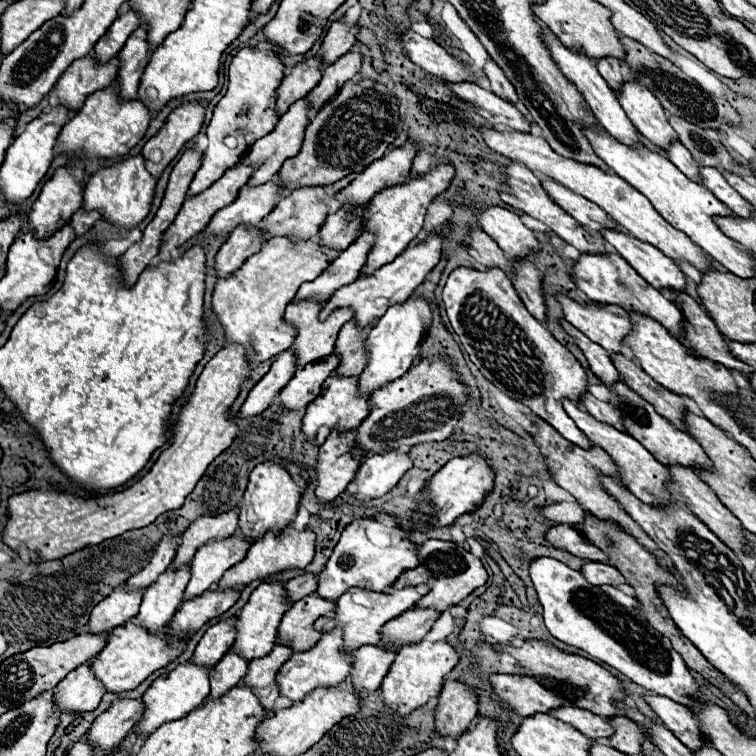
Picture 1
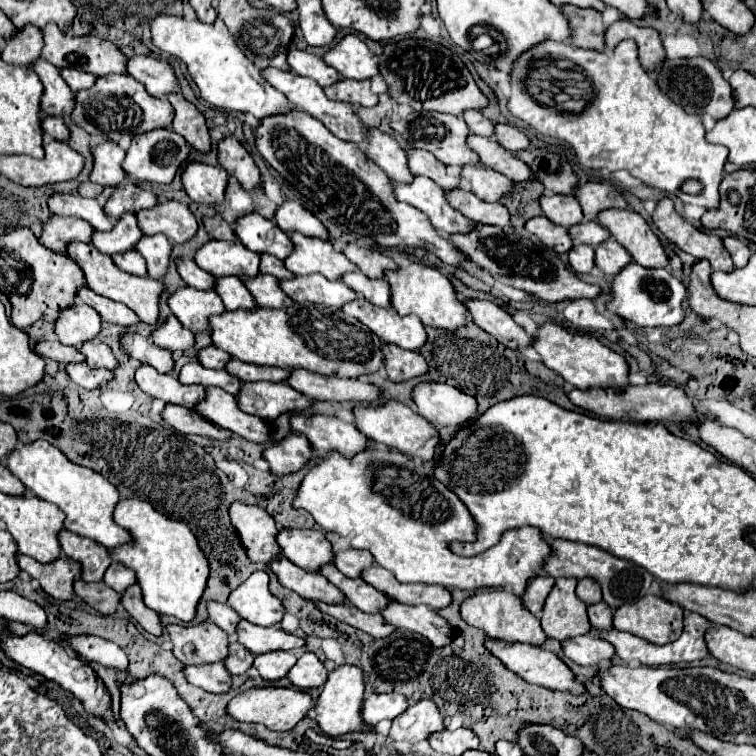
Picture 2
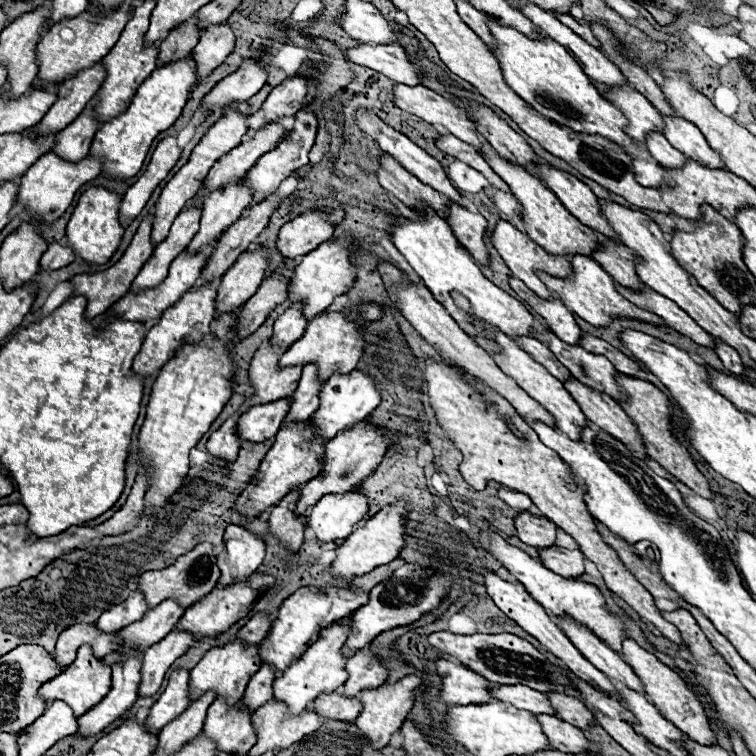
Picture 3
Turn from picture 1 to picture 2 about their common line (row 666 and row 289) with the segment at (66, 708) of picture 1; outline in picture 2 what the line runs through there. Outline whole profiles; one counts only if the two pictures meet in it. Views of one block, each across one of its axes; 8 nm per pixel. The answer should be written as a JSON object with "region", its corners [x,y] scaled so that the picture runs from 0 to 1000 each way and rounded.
{"region":[[[106,378],[101,389],[103,389],[103,394],[106,394],[111,402],[122,405],[122,407],[135,418],[135,423],[140,423],[140,426],[159,429],[159,431],[177,431],[177,429],[185,426],[183,418],[180,418],[172,407],[167,407],[167,405],[159,402],[159,399],[151,399],[151,397],[146,397],[146,394],[138,394],[138,392],[122,386],[116,378]]]}

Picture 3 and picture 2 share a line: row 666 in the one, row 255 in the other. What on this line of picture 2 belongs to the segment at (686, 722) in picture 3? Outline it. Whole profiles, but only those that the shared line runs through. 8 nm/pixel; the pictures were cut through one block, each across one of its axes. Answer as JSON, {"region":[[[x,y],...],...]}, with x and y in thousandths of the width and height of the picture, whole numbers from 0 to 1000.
{"region":[[[802,278],[791,286],[791,294],[802,299],[828,331],[833,331],[839,347],[854,354],[884,354],[884,336],[873,315],[844,280]]]}

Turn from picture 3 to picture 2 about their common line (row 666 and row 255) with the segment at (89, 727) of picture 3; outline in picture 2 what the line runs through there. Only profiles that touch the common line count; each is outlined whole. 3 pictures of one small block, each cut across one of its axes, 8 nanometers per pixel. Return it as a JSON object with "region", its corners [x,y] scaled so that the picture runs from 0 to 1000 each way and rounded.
{"region":[[[169,331],[164,336],[151,336],[148,344],[159,357],[164,357],[169,362],[177,362],[177,365],[190,365],[193,362],[193,347],[180,331]]]}

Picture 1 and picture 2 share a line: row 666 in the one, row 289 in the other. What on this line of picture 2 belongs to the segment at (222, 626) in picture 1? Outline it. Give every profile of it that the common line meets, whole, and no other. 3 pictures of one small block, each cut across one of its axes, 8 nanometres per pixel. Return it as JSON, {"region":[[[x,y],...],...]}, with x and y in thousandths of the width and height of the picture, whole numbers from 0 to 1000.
{"region":[[[233,341],[233,354],[235,354],[235,362],[241,365],[241,370],[246,376],[251,376],[257,381],[265,381],[265,384],[283,381],[283,365],[272,362],[267,354],[262,354],[257,344],[251,344],[251,341]]]}

